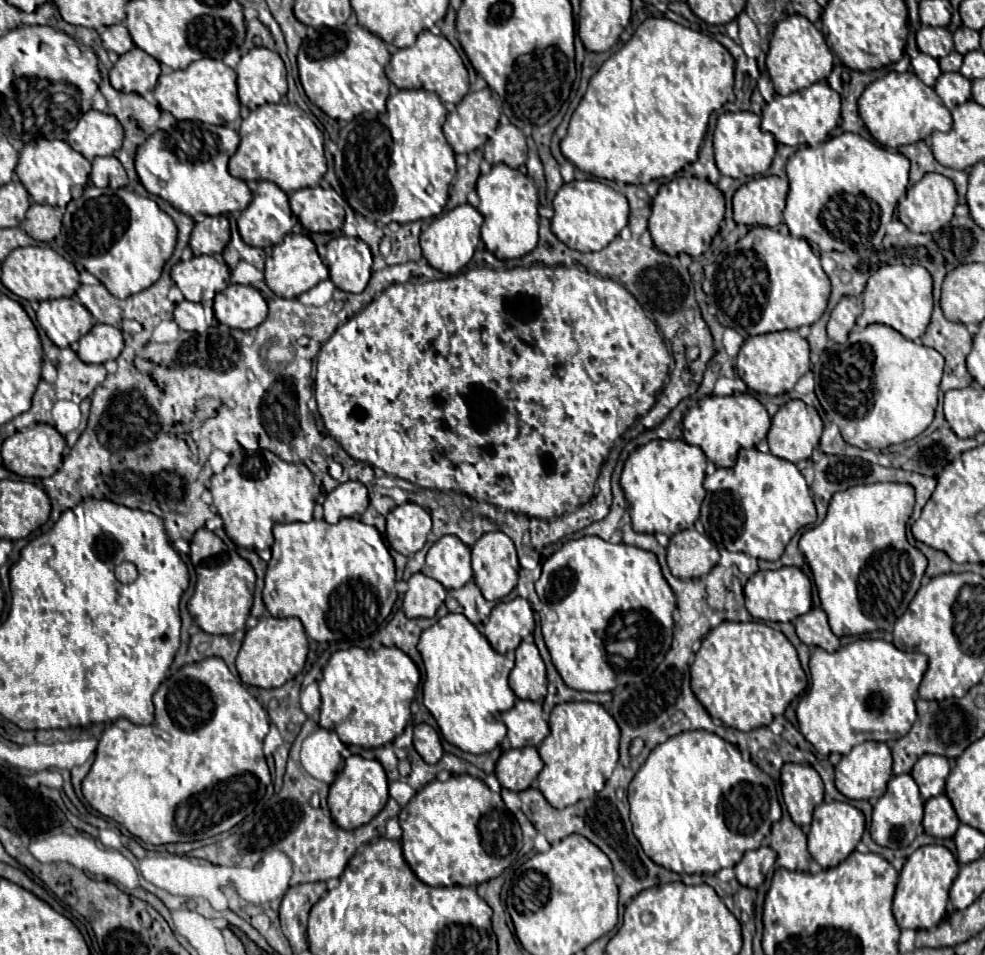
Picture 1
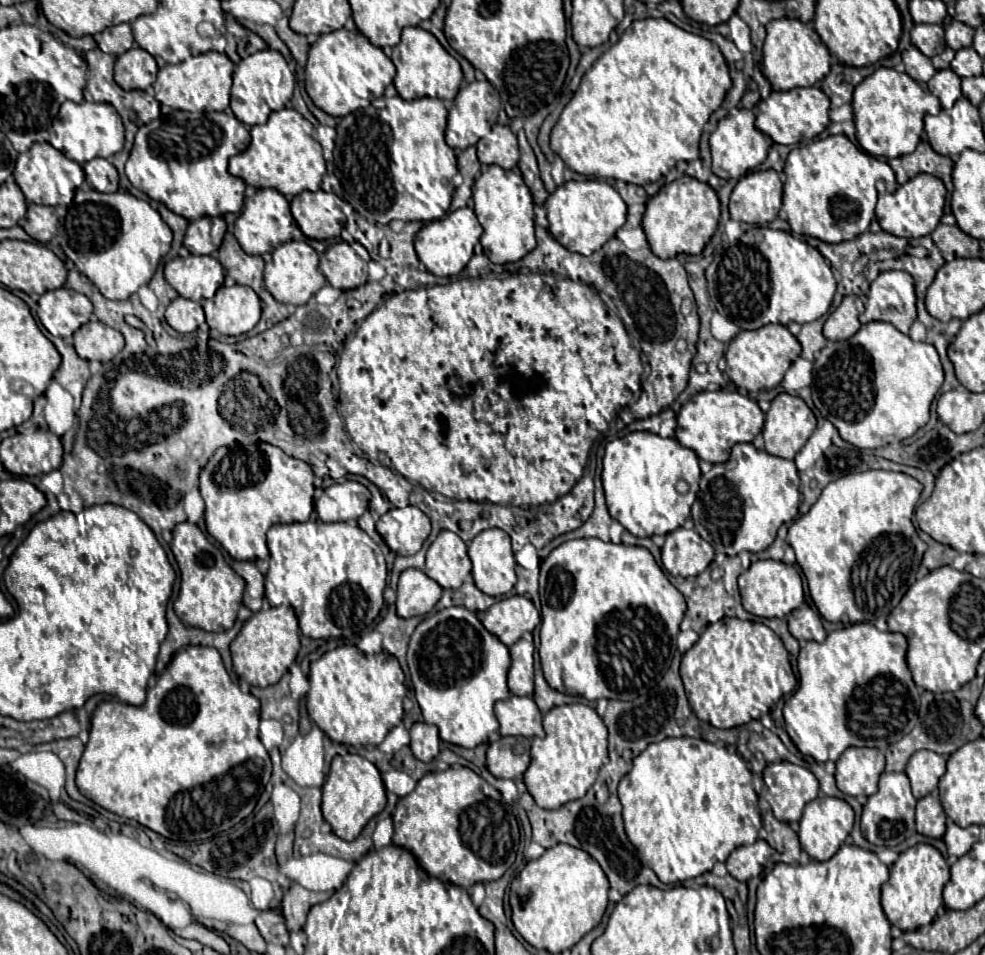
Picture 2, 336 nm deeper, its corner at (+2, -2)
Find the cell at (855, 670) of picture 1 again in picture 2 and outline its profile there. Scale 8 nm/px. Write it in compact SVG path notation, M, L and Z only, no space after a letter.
M856 623L856 625L850 625L850 627L844 627L844 629L838 629L838 631L832 631L828 633L826 641L824 643L814 643L814 641L808 641L802 649L800 649L800 655L798 655L798 673L800 673L800 685L798 689L792 693L792 697L786 701L784 705L784 719L786 719L786 731L790 735L790 739L794 741L794 745L798 747L798 751L802 755L810 755L814 757L818 763L824 763L824 761L836 761L844 749L848 747L880 747L884 749L886 745L890 743L896 743L898 739L902 739L906 733L910 733L918 721L918 707L920 707L920 699L918 699L918 689L912 681L912 675L910 675L910 669L908 669L908 663L906 663L906 653L908 653L908 641L902 633L882 633L878 631L874 625L870 623Z

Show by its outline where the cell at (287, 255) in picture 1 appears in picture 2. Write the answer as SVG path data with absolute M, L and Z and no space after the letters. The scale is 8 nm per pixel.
M288 241L272 251L272 261L266 263L264 269L264 285L272 293L272 297L284 305L304 305L322 285L326 277L318 267L316 251L304 241Z

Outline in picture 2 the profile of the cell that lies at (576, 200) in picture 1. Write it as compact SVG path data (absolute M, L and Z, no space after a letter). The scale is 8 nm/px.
M596 179L566 181L546 199L544 209L550 221L548 231L554 235L554 239L568 251L580 255L592 255L602 249L602 245L612 239L626 221L626 203L622 201L620 193L612 185Z

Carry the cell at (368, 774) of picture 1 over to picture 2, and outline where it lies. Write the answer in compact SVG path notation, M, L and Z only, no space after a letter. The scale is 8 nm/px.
M336 755L330 765L330 773L322 787L322 813L330 823L332 831L346 839L354 841L364 825L386 807L386 787L382 783L380 771L360 755Z

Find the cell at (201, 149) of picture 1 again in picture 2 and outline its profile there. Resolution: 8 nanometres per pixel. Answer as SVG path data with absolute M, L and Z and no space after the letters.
M192 113L192 127L188 119L186 123L180 121L176 127L174 125L166 127L166 117L156 119L154 123L142 125L138 129L134 149L126 163L126 177L150 199L162 201L170 211L186 217L188 221L196 221L208 215L214 217L224 213L238 213L244 203L246 183L228 173L228 159L242 153L248 145L250 145L250 133L244 127L244 123L226 113Z

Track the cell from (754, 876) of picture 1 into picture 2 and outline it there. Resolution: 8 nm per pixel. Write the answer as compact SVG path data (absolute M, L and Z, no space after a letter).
M761 839L752 845L738 847L726 859L728 873L738 881L748 881L752 877L758 877L758 875L762 875L767 860L774 852L775 850Z

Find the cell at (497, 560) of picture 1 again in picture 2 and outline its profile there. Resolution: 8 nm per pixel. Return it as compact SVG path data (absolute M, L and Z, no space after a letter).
M486 529L468 545L472 577L476 587L488 597L506 595L516 583L516 559L508 533Z

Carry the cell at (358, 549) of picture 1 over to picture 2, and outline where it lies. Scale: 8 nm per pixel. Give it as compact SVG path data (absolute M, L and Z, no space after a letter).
M308 521L308 523L290 523L290 525L274 525L268 531L268 549L270 551L269 569L265 576L265 596L272 606L288 605L294 608L294 613L300 621L300 631L303 635L311 639L358 639L378 617L380 609L384 607L384 587L386 587L386 577L388 577L388 569L386 569L386 561L384 555L380 551L380 547L354 523L322 523L322 521Z

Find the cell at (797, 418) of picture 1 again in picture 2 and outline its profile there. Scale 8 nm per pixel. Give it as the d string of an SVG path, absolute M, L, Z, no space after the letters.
M780 393L766 413L766 423L762 431L766 453L794 459L794 455L806 445L814 429L816 417L812 409L800 397Z

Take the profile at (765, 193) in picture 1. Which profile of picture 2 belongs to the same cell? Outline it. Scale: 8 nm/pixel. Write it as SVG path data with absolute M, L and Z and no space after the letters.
M774 169L744 175L730 195L730 217L742 223L772 223L778 217L780 207L782 181Z

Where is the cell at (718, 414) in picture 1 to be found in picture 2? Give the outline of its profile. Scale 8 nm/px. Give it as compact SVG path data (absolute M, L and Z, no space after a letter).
M700 391L678 413L676 439L680 445L696 451L696 455L712 465L726 463L736 443L750 443L764 427L764 413L756 401L730 391Z

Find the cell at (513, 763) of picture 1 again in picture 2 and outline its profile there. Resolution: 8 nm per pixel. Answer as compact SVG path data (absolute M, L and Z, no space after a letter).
M500 737L490 743L486 753L486 767L498 779L514 779L530 767L530 739Z

